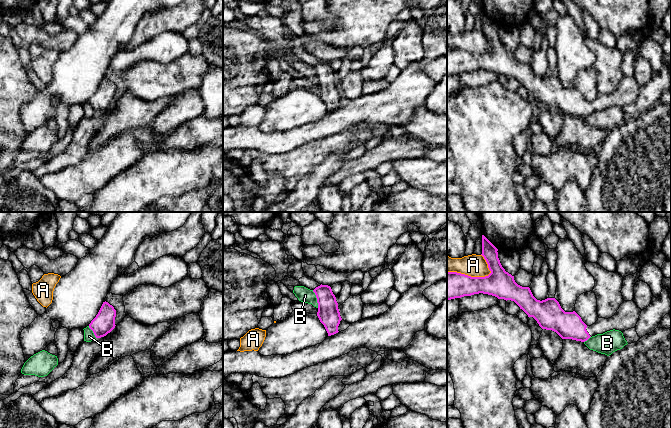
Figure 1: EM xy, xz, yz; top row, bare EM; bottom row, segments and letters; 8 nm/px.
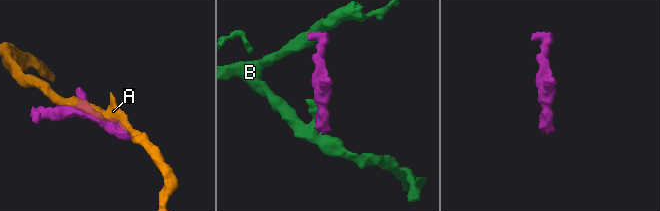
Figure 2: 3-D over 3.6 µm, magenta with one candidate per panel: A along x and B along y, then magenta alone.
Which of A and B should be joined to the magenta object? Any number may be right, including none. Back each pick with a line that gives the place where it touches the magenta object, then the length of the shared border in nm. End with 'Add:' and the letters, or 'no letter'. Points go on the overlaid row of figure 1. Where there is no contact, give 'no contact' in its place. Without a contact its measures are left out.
Add: no letter

